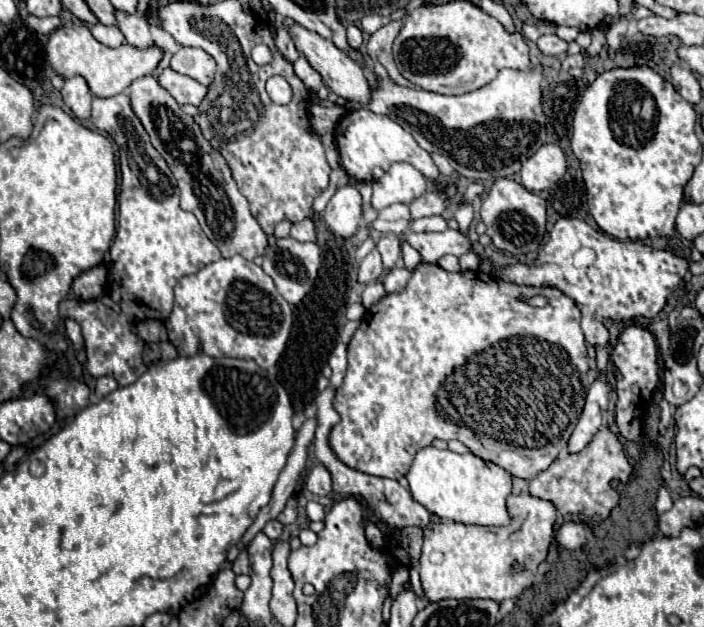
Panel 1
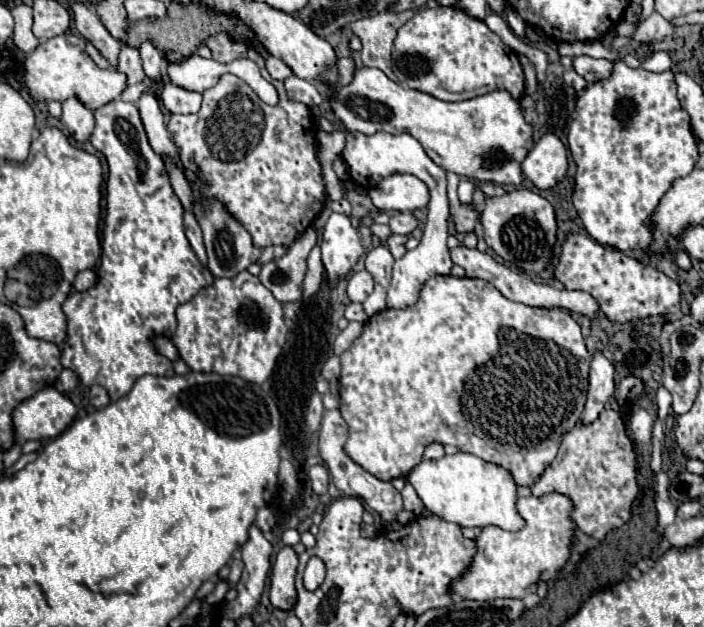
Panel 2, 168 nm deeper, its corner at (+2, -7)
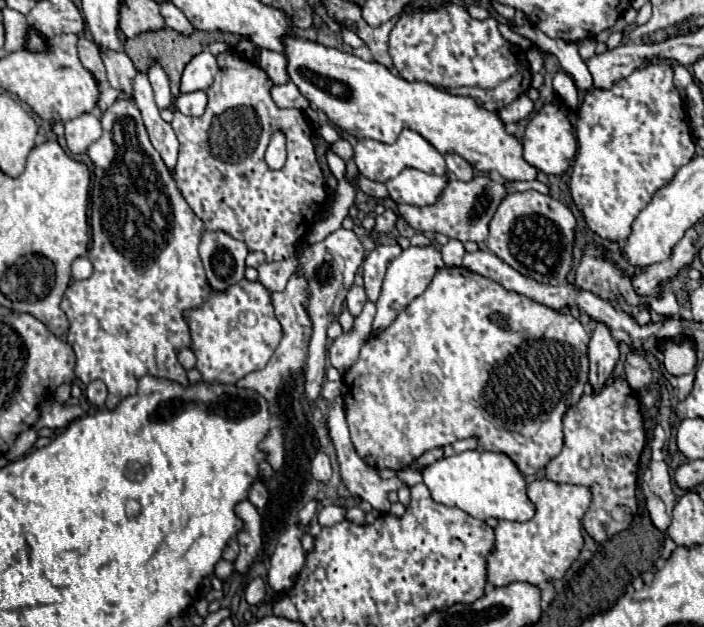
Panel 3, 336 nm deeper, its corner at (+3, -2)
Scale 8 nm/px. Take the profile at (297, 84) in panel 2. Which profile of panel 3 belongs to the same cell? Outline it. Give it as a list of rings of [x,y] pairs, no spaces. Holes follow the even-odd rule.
[[[290,80],[282,86],[274,86],[272,88],[272,100],[276,102],[278,108],[298,108],[298,110],[306,110],[310,106],[310,102],[300,94],[300,90],[296,88],[296,84],[292,84]]]

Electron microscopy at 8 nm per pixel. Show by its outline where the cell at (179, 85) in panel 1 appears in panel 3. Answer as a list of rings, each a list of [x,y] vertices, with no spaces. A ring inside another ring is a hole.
[[[188,92],[188,94],[180,94],[174,100],[174,106],[178,112],[188,114],[188,116],[200,116],[204,112],[204,104],[206,104],[206,92]]]

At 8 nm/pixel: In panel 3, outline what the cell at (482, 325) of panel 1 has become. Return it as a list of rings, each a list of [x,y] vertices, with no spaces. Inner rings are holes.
[[[440,268],[424,294],[412,300],[386,330],[372,334],[356,364],[344,372],[342,398],[352,444],[368,466],[404,470],[430,448],[474,436],[478,450],[502,452],[524,476],[532,476],[560,454],[564,412],[582,398],[588,382],[588,340],[584,326],[572,314],[560,314],[508,292],[494,280],[466,268]],[[472,410],[500,414],[502,428],[488,424],[484,416],[472,416]],[[530,416],[538,416],[538,432],[526,438],[520,432],[532,426]]]

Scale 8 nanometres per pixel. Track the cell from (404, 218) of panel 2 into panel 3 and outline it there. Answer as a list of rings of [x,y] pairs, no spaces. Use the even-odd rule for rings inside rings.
[[[386,210],[382,216],[376,216],[376,230],[378,232],[390,232],[396,226],[396,212],[394,210]]]

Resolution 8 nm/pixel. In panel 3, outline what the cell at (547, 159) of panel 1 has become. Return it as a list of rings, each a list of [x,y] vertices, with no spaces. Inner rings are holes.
[[[546,104],[540,112],[532,116],[524,132],[524,160],[544,174],[562,174],[568,170],[570,162],[576,156],[576,138],[572,134],[572,124],[566,114],[554,106]]]

